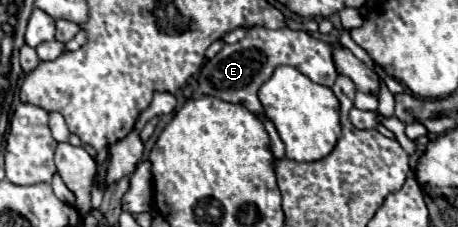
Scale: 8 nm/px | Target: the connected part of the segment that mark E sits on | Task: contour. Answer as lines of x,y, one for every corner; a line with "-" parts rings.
253,27
241,41
237,41
235,45
223,45
223,49
203,65
199,75
199,89
203,95
211,95
229,103
239,103
251,113
259,115
263,113
263,107
257,99
257,91
279,65
291,65
307,75
313,83
325,87
331,87
337,79
329,43
315,39
305,31
295,31
289,27
275,31
265,27

